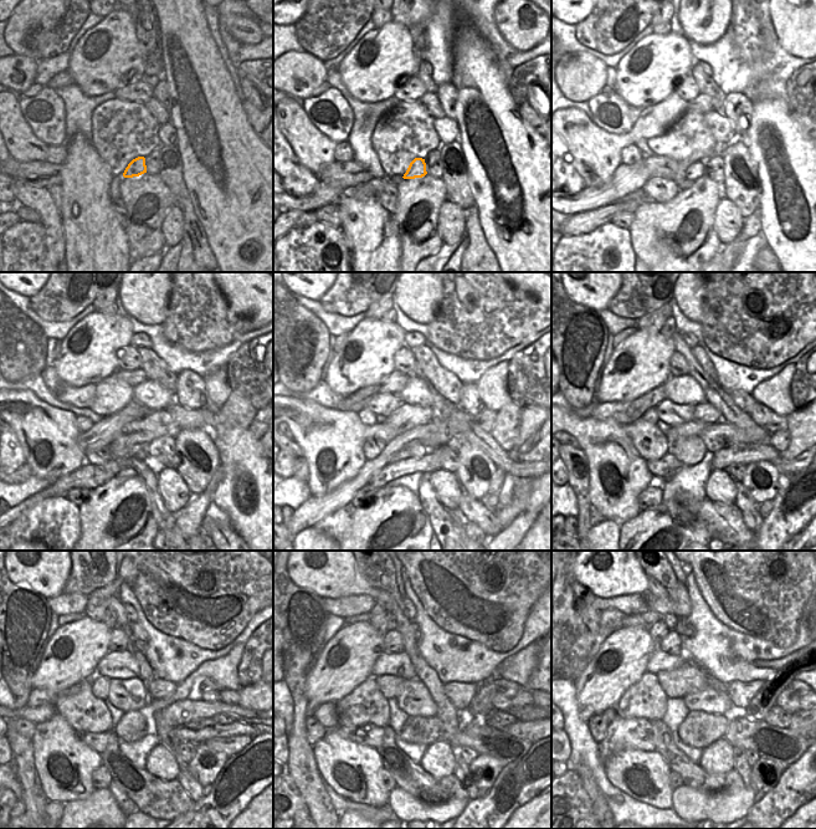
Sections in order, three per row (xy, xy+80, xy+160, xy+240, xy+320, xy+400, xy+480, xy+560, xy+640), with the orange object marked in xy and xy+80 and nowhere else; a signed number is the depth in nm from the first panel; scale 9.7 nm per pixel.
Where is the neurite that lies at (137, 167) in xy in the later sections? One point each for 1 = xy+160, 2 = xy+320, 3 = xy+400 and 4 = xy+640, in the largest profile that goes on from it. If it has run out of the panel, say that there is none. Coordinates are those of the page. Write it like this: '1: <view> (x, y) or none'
1: xy+160 (694, 170)
2: xy+320 (405, 454)
3: xy+400 (665, 466)
4: xy+640 (635, 733)

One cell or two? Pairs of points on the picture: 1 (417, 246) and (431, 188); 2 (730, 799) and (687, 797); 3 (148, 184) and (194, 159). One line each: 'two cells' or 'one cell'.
1: one cell
2: one cell
3: two cells

